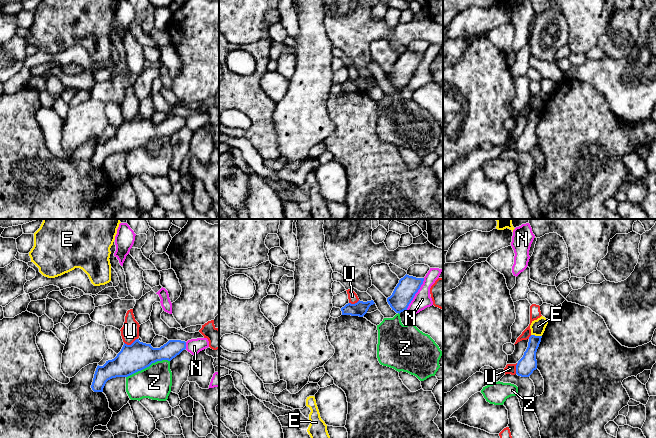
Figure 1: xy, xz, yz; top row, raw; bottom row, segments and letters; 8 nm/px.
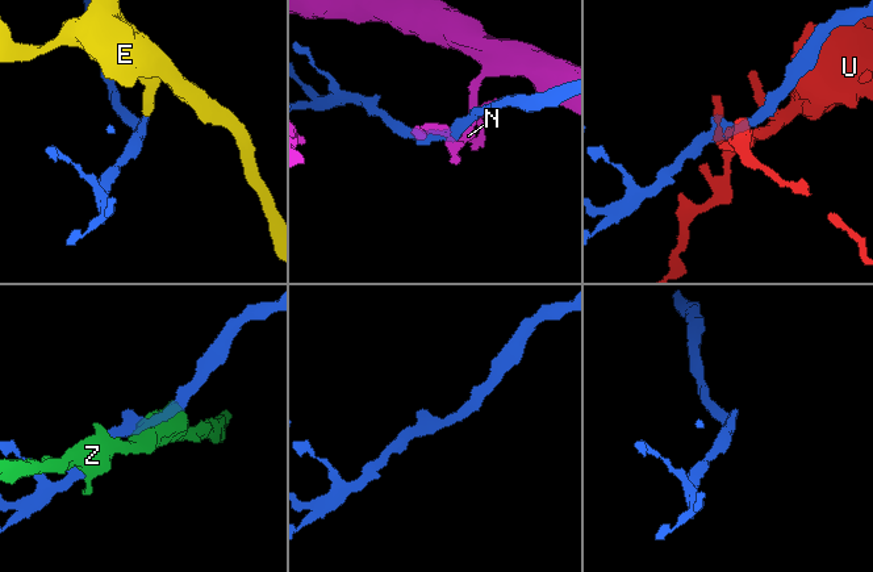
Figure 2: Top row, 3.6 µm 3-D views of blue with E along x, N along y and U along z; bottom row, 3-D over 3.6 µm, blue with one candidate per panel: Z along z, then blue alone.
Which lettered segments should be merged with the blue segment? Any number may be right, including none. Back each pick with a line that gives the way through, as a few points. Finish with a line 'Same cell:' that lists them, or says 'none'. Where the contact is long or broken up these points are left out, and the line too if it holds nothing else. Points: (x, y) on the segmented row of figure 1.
Same cell: none

